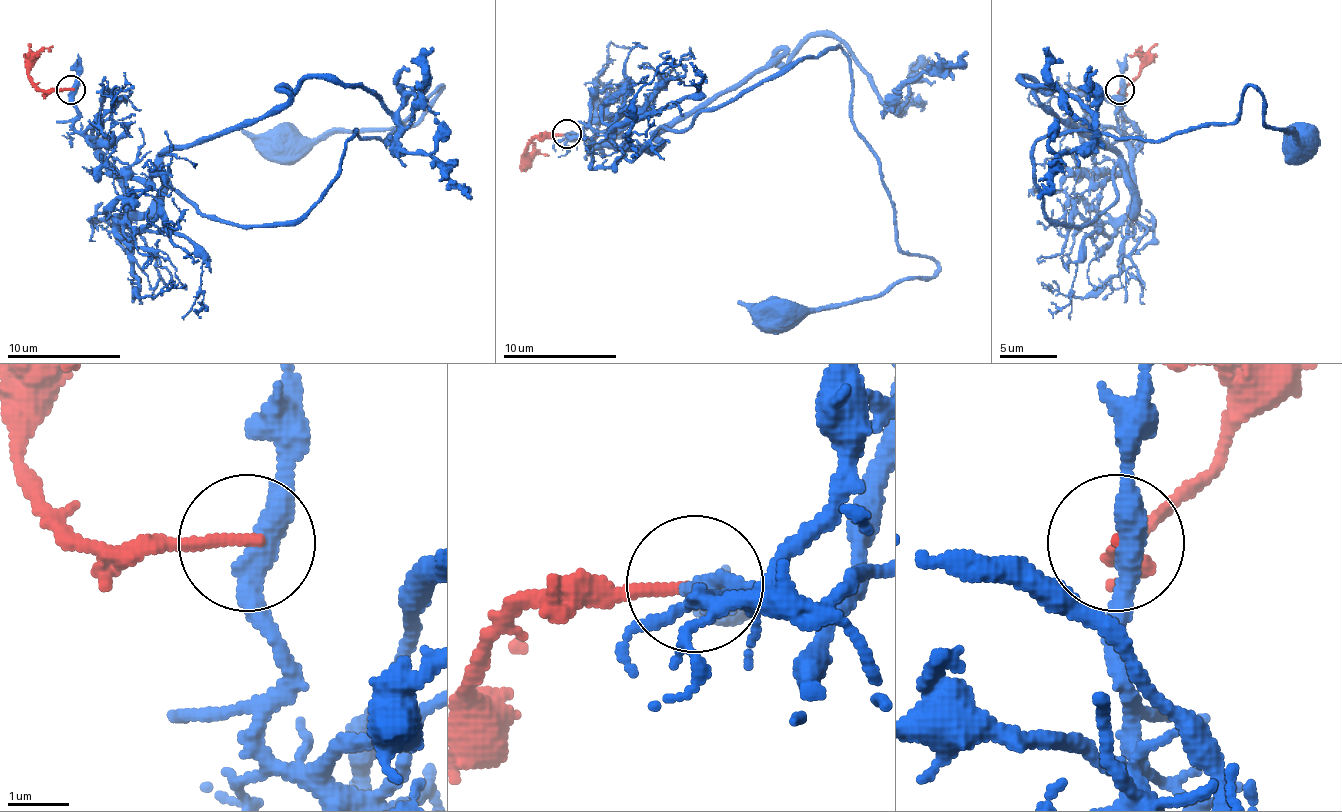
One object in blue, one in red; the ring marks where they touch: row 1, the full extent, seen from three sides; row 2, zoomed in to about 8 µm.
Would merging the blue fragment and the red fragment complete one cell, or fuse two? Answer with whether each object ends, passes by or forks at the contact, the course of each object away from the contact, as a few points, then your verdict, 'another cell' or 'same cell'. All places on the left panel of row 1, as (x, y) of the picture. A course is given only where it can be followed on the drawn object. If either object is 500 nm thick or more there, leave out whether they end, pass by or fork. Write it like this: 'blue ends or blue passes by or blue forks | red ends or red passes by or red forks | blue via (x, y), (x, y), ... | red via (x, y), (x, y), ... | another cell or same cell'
blue passes by | red ends | blue via (70, 90), (141, 213), (161, 167), (292, 224), (355, 130), (441, 87), (284, 147) | red via (70, 90), (44, 90), (30, 76), (30, 62), (53, 45) | another cell

